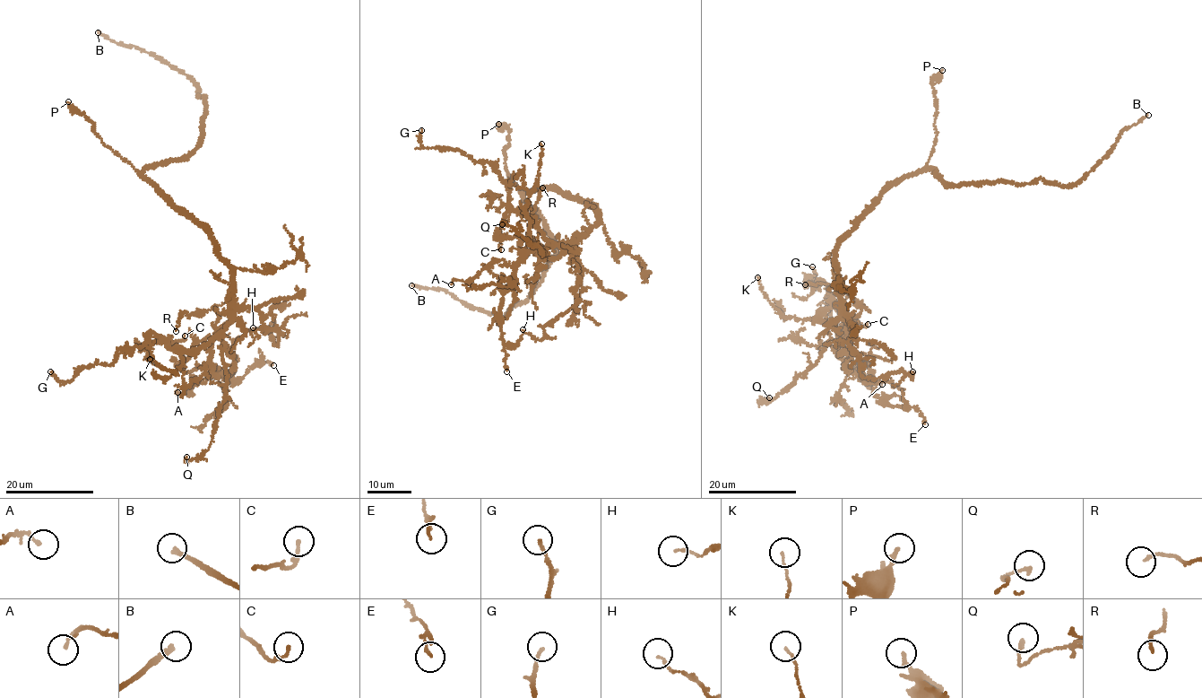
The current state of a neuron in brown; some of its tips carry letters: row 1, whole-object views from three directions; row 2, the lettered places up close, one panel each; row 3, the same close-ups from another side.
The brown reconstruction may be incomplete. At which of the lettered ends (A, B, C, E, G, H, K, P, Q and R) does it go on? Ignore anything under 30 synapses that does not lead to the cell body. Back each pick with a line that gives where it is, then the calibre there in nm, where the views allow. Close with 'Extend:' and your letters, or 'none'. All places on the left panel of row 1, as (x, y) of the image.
B: Place: (98, 32). Thickness 240 nm
Extend: B

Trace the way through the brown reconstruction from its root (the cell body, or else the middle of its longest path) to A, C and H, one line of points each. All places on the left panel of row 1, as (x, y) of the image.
A: (183, 208), (205, 225), (230, 267), (233, 318), (213, 339), (211, 376), (185, 394), (177, 392)
C: (183, 208), (212, 234), (230, 267), (233, 295), (232, 318), (206, 344), (189, 351), (167, 345), (185, 335)
H: (183, 208), (205, 225), (230, 267), (233, 304), (258, 311), (278, 344), (268, 330), (273, 323), (253, 327)

